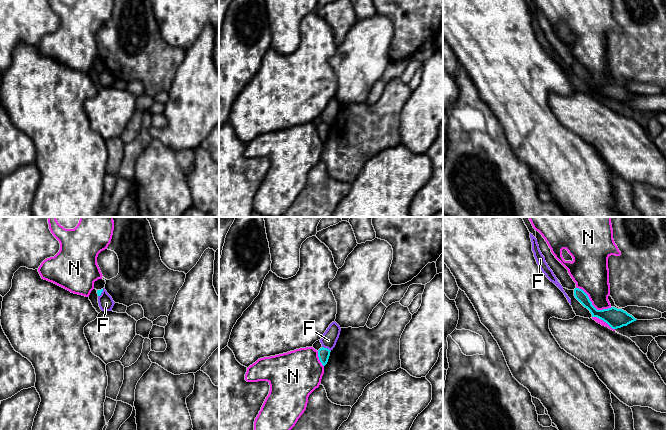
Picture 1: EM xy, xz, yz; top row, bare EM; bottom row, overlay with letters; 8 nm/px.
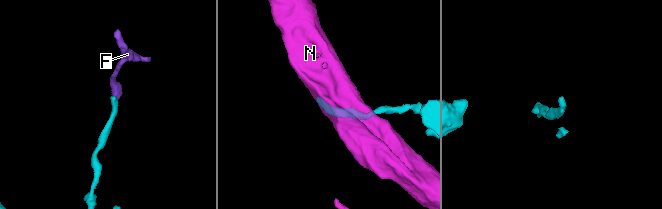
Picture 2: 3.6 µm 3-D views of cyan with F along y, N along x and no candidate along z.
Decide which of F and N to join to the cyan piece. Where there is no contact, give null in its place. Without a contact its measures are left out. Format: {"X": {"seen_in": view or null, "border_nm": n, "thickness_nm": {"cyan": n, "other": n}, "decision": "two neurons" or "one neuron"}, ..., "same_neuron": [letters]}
{"F": {"seen_in": "xz", "border_nm": 80, "thickness_nm": {"cyan": 100, "other": 120}, "decision": "two neurons"}, "N": {"seen_in": "yz", "border_nm": 340, "thickness_nm": {"cyan": 160, "other": 280}, "decision": "two neurons"}, "same_neuron": []}

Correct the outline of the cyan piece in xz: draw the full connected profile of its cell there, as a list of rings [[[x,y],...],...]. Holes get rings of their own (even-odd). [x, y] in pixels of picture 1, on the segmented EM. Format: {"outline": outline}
{"outline": [[[324,347],[318,350],[318,357],[323,366],[327,364],[329,356],[330,356],[330,352],[331,351],[329,349]]]}

